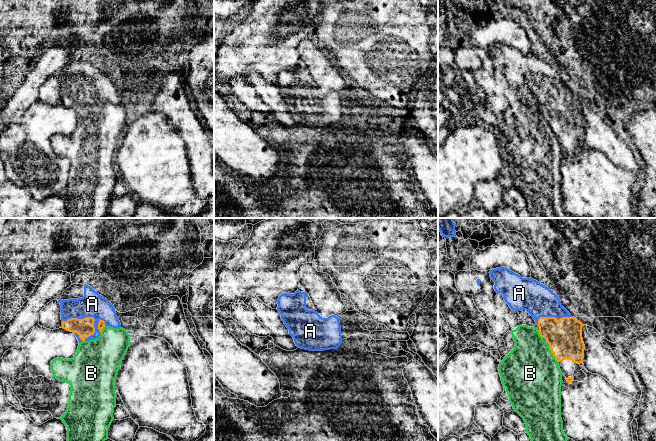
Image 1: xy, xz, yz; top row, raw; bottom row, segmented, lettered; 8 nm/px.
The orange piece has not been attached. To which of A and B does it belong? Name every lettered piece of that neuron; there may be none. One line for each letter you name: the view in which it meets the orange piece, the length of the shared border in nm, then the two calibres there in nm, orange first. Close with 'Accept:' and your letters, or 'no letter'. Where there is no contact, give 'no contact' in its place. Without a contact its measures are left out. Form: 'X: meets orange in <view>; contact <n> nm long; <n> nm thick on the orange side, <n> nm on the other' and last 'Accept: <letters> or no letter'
A: meets orange in xy; contact 280 nm long; 150 nm thick on the orange side, 200 nm on the other
Accept: A

